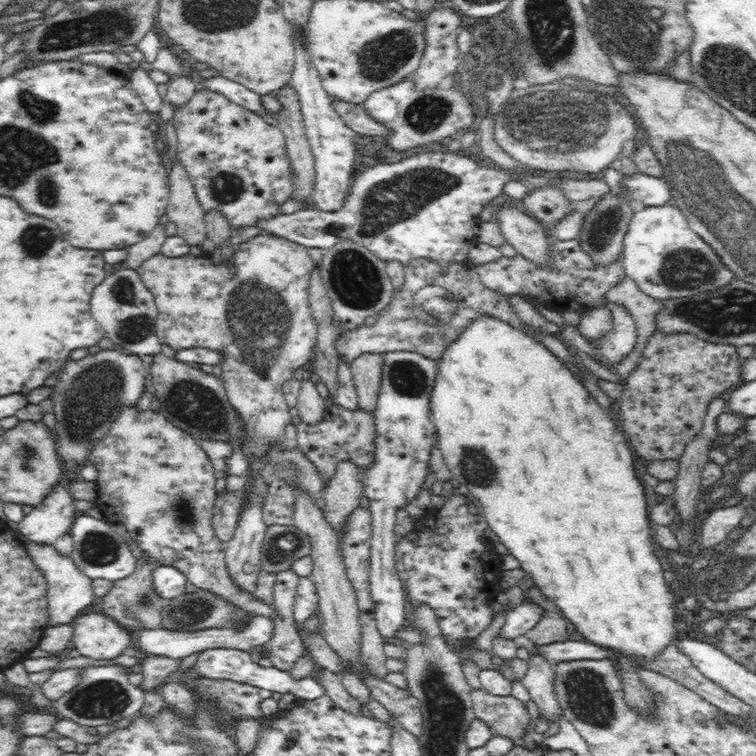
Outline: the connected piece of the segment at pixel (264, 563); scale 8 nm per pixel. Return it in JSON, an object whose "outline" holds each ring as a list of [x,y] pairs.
{"outline":[[[267,526],[261,552],[261,569],[278,573],[290,569],[295,560],[309,555],[310,539],[296,526]]]}

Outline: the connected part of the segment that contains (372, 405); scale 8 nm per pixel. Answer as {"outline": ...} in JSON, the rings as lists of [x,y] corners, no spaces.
{"outline":[[[364,353],[349,363],[358,395],[358,408],[364,411],[374,412],[376,408],[383,371],[382,356],[382,353]]]}

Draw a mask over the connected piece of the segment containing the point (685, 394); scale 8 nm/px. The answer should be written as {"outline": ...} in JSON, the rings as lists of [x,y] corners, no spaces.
{"outline":[[[655,331],[648,338],[640,362],[625,380],[618,406],[618,426],[623,432],[627,432],[626,436],[630,438],[632,448],[642,458],[650,463],[654,460],[680,460],[686,445],[701,431],[709,402],[718,397],[722,398],[734,387],[745,382],[741,377],[744,358],[740,358],[736,349],[737,347],[731,344],[710,343],[688,333],[669,335],[663,332],[656,334]]]}

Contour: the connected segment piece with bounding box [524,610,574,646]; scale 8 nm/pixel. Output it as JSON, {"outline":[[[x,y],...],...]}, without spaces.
{"outline":[[[556,612],[542,613],[537,623],[525,632],[525,636],[537,645],[574,640],[568,634],[568,621]]]}

